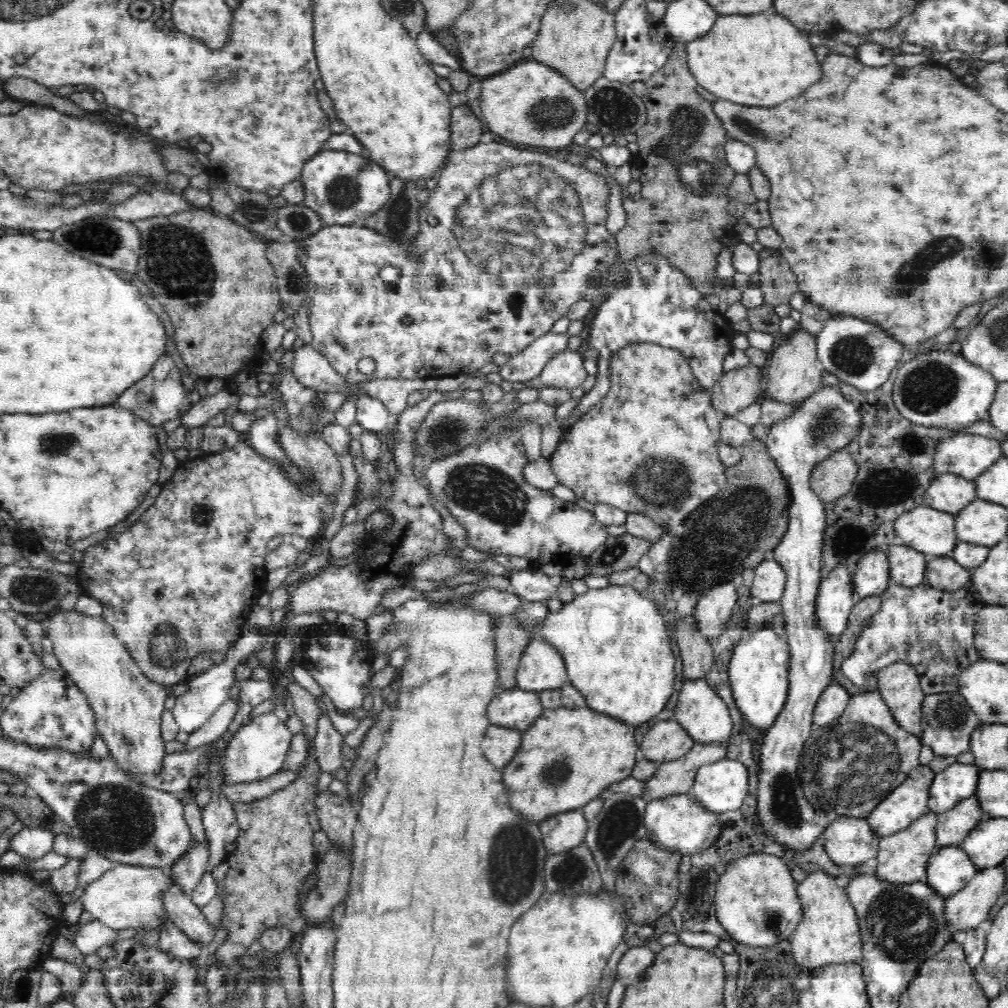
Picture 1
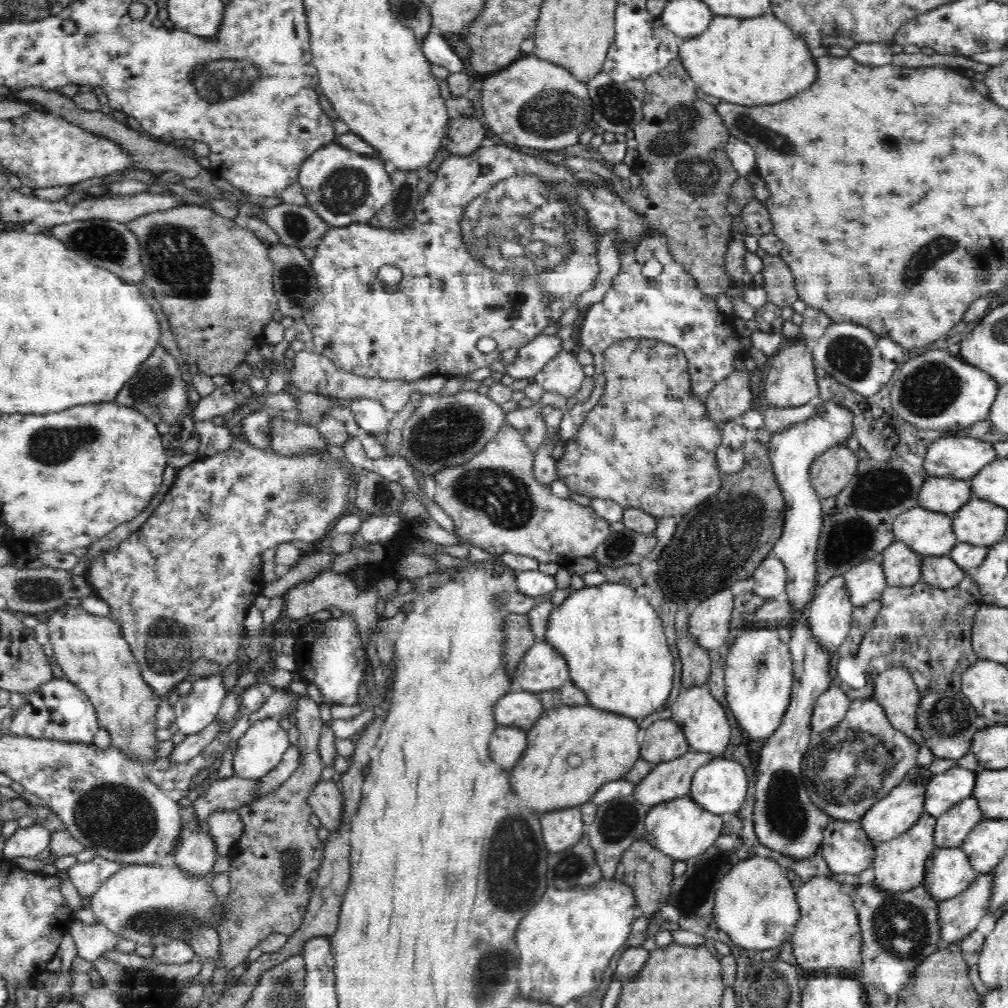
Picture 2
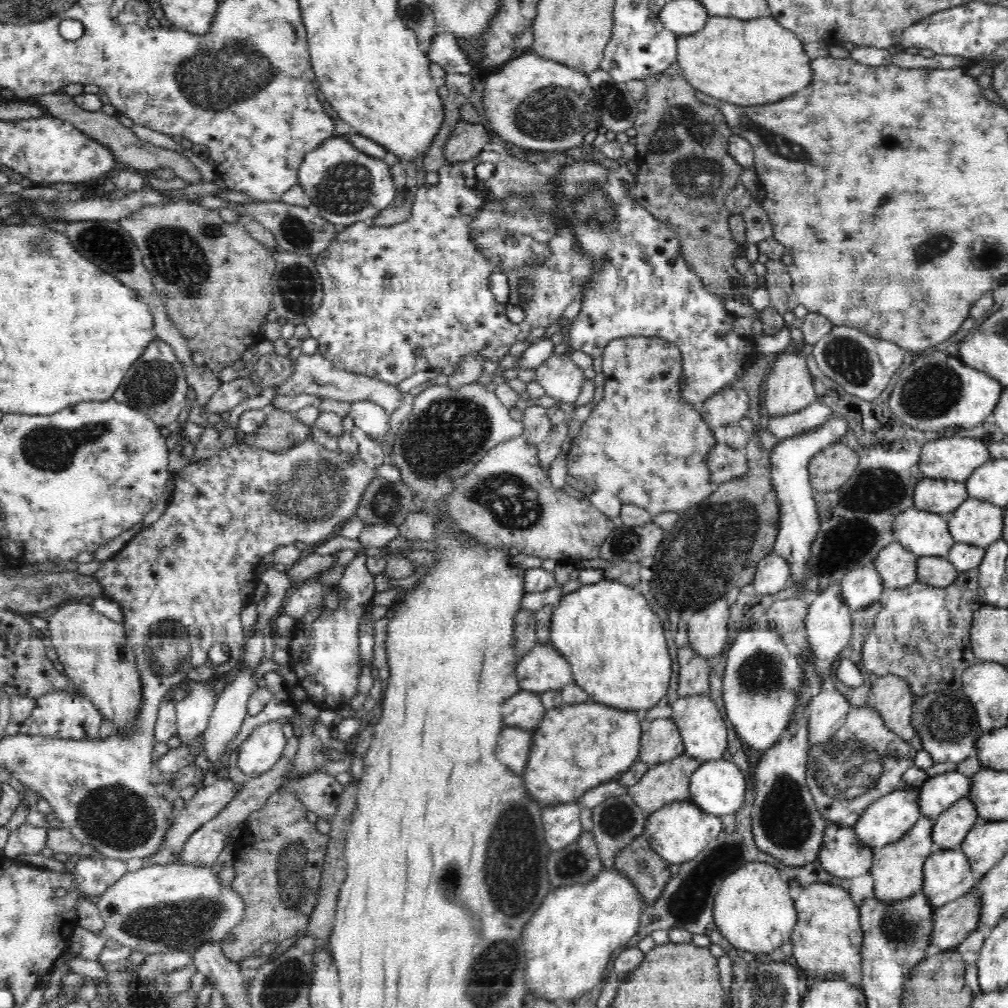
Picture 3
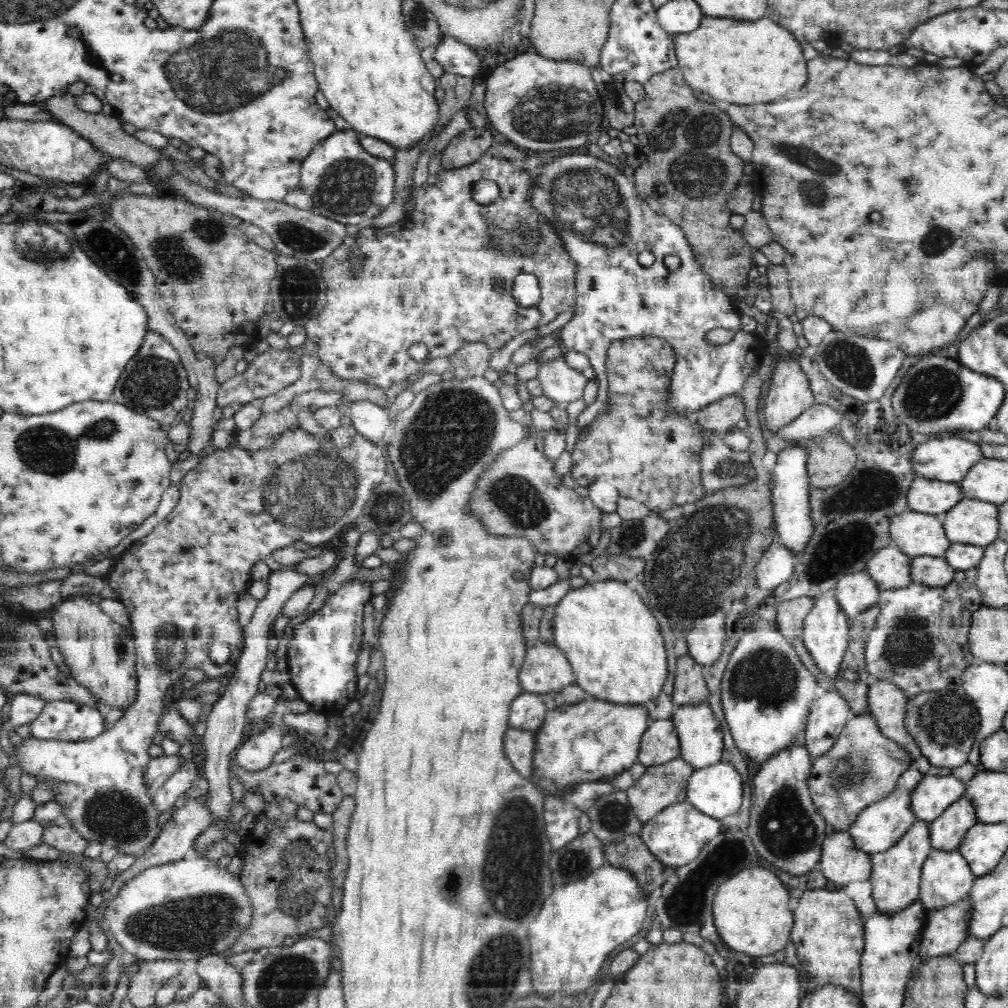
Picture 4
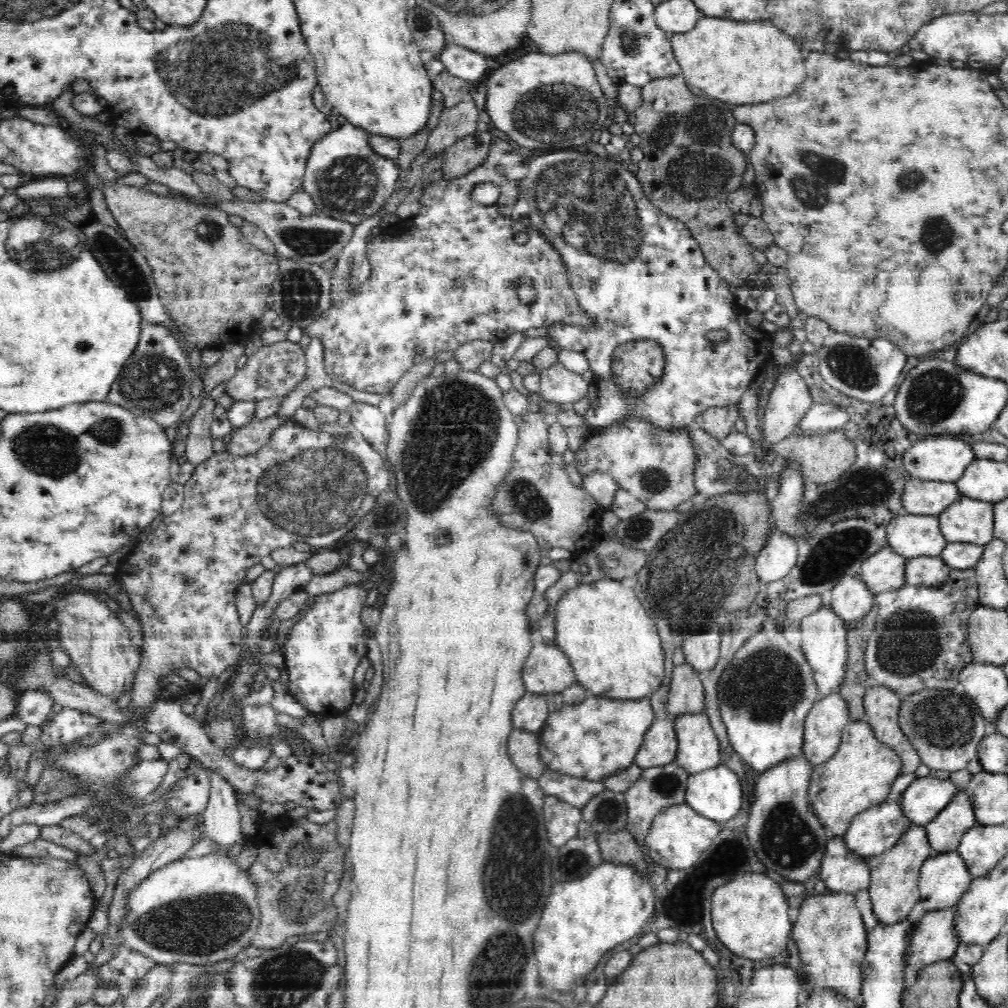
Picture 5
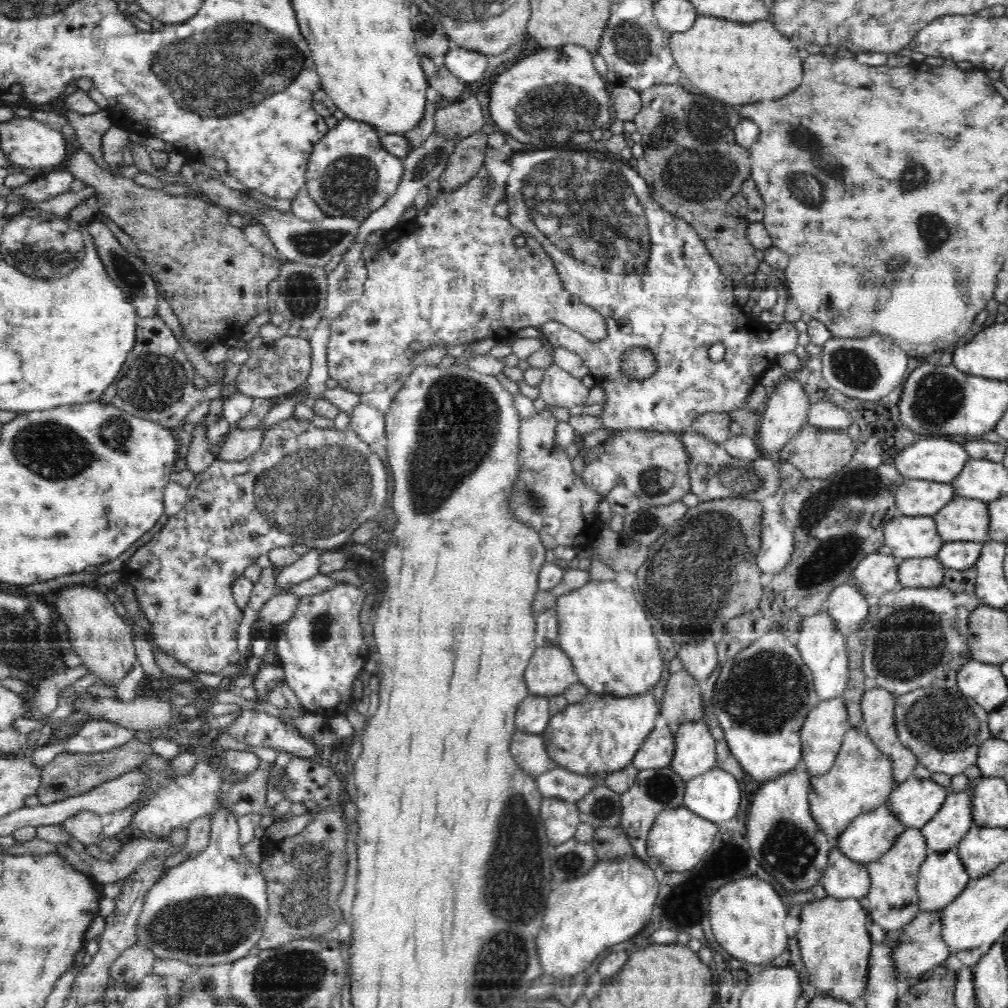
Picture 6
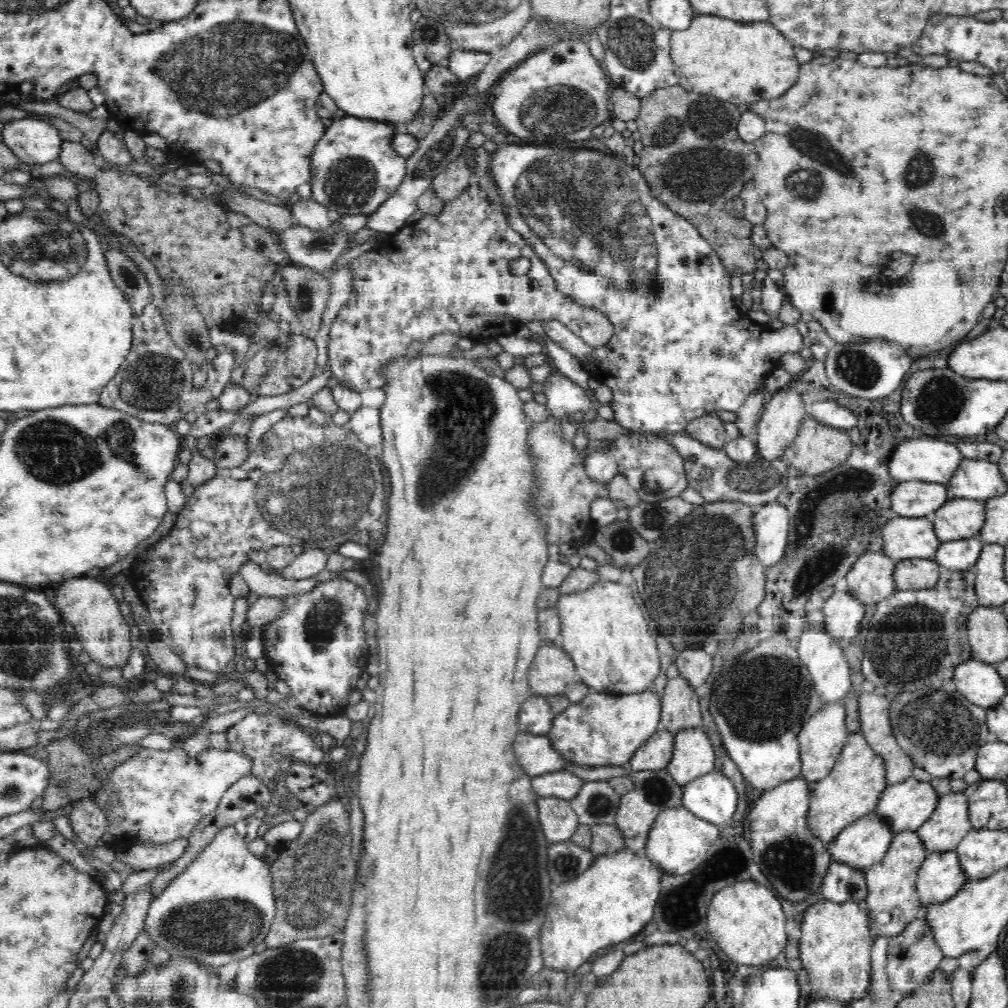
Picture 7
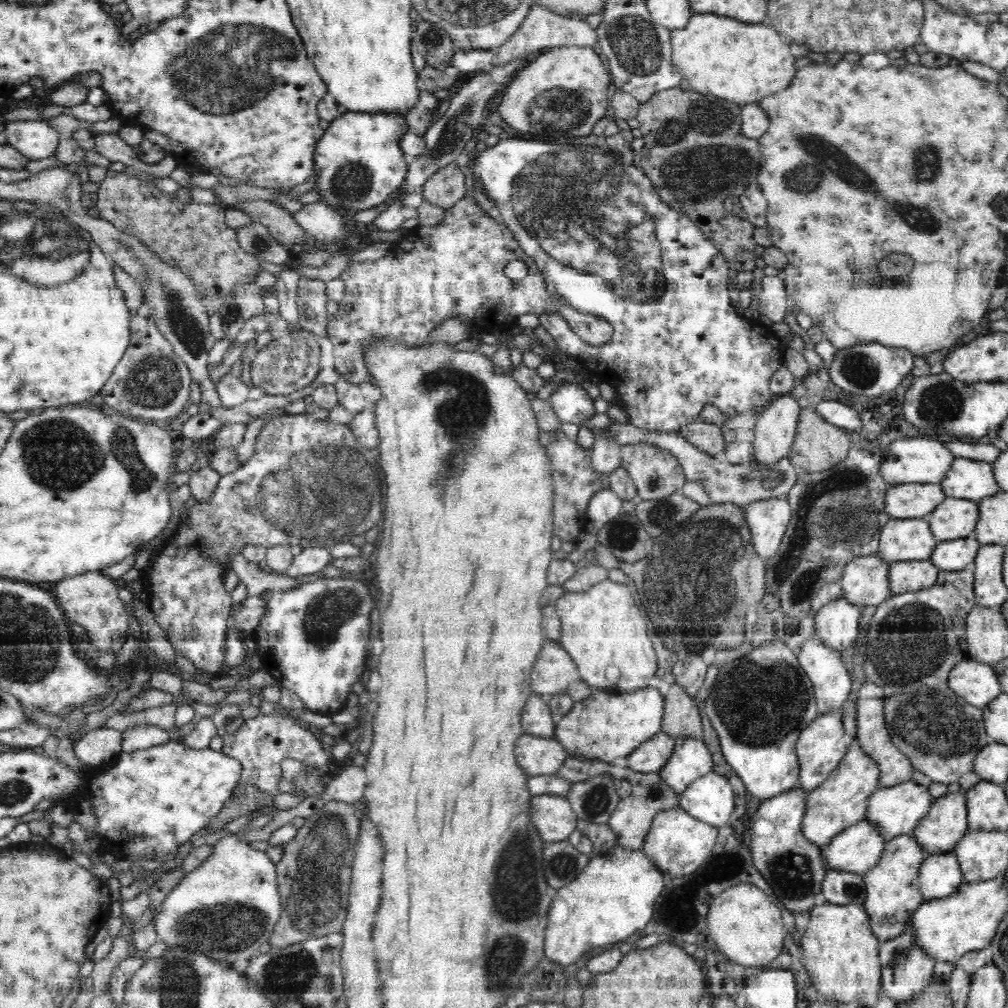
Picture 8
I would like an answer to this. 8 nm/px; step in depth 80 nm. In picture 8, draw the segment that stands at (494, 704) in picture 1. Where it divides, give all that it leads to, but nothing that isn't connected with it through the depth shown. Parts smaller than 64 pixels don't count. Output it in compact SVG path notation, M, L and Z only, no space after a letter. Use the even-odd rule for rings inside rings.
M533 693L521 714L521 728L525 735L553 739L555 726L547 697Z

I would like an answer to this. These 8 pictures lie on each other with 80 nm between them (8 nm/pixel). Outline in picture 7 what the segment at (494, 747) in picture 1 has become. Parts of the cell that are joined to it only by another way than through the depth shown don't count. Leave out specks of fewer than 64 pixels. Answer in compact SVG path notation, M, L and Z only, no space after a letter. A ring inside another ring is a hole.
M520 732L513 744L513 753L522 770L531 777L561 770L565 760L554 750L546 735Z

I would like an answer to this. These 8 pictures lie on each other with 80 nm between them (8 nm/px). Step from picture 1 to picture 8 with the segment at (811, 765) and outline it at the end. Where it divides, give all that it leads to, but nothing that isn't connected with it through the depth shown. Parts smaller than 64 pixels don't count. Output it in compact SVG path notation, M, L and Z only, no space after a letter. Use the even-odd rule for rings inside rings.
M857 740L849 741L848 752L840 766L806 798L806 812L801 826L803 835L812 844L822 847L845 828L864 819L868 798L881 788L879 778L879 766L862 752Z

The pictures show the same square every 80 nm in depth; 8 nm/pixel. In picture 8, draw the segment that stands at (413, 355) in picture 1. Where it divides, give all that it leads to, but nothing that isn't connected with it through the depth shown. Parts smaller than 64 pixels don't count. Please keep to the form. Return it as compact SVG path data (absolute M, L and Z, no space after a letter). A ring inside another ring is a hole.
M474 196L459 200L450 209L446 209L446 217L441 224L434 227L417 226L406 240L392 244L391 252L378 261L363 264L351 262L339 275L344 282L344 296L332 308L327 325L329 353L334 356L335 367L342 378L359 385L370 382L371 376L364 362L367 344L372 339L386 339L396 343L404 343L414 347L425 342L428 333L438 328L446 318L457 316L463 322L469 322L474 332L494 334L508 333L518 325L518 318L525 314L559 314L568 322L570 329L582 340L593 346L606 344L613 335L614 328L604 318L576 311L561 302L557 294L547 291L545 278L530 257L520 251L520 243L499 219L493 219L482 212ZM513 260L530 263L524 278L512 280L504 275L504 266Z

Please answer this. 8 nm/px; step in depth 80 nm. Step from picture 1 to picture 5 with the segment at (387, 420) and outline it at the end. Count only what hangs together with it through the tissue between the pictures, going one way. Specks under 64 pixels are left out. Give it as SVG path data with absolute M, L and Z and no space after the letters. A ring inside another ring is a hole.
M356 401L350 408L350 414L350 427L354 433L360 434L364 440L372 443L372 448L380 448L380 452L384 452L384 456L387 456L389 438L387 417L378 409L378 406Z

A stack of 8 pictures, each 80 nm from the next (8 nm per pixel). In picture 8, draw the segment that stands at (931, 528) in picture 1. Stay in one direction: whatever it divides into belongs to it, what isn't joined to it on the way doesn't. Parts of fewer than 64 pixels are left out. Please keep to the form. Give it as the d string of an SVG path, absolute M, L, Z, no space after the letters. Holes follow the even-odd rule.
M929 515L891 518L882 528L877 555L890 563L926 560L937 544L929 527Z

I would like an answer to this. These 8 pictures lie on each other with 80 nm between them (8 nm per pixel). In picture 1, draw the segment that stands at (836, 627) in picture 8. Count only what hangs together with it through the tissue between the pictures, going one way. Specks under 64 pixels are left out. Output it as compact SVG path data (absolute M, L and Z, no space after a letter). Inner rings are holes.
M874 550L860 558L851 581L857 601L866 596L881 596L891 582L886 550Z

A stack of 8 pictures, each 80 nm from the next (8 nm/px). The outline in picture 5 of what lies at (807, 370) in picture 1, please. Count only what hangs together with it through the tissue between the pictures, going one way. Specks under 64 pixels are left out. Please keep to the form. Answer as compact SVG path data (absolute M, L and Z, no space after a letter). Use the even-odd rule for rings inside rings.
M788 368L780 374L771 391L761 428L769 446L794 435L798 422L813 404L811 391L798 369Z

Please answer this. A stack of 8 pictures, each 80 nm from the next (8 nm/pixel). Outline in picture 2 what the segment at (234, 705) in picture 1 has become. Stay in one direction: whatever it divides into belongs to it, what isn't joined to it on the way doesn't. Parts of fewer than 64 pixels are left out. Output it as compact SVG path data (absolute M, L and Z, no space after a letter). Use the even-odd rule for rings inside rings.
M215 718L215 720L201 732L194 735L186 735L184 741L175 745L167 758L169 758L171 762L175 762L175 764L184 764L184 762L202 753L206 749L206 746L217 739L222 732L222 723Z

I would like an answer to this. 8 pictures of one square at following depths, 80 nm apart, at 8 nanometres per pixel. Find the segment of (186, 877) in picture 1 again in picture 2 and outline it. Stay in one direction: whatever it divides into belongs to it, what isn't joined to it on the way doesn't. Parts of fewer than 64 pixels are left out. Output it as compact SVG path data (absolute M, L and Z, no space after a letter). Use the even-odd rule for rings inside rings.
M202 824L200 831L185 834L174 855L178 869L190 875L205 875L213 870L218 858L216 841L210 835L208 824Z

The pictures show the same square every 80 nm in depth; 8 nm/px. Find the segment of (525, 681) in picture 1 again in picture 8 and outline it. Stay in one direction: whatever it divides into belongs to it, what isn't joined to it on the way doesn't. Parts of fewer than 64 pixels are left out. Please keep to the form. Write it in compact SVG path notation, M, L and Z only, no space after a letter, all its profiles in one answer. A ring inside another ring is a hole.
M546 641L531 673L531 690L548 697L566 692L570 684L580 681L574 660L558 641Z

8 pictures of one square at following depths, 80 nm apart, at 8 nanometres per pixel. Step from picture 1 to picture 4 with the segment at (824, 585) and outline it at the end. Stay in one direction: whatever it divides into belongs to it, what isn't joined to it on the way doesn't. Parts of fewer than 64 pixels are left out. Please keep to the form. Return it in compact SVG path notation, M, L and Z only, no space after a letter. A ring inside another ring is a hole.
M831 585L830 590L815 597L814 608L806 615L803 622L803 643L810 653L818 670L833 683L841 671L842 661L849 643L849 620L850 617L840 610L840 605L835 597L835 587Z

